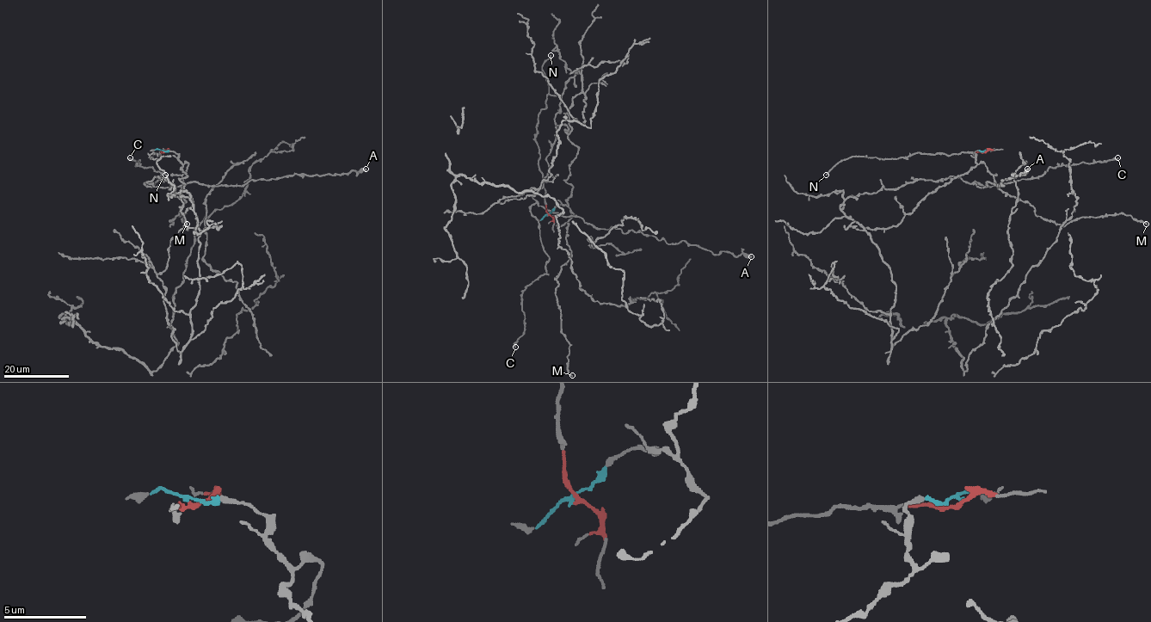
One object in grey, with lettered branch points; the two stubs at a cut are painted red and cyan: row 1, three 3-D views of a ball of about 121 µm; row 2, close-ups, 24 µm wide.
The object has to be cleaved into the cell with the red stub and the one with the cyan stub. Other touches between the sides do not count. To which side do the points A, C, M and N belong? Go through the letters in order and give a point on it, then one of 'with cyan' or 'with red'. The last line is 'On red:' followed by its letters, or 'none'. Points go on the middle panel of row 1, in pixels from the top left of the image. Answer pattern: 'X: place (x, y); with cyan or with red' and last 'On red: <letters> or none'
A: place (751, 256); with cyan
C: place (515, 347); with cyan
M: place (572, 375); with cyan
N: place (550, 55); with red
On red: N

